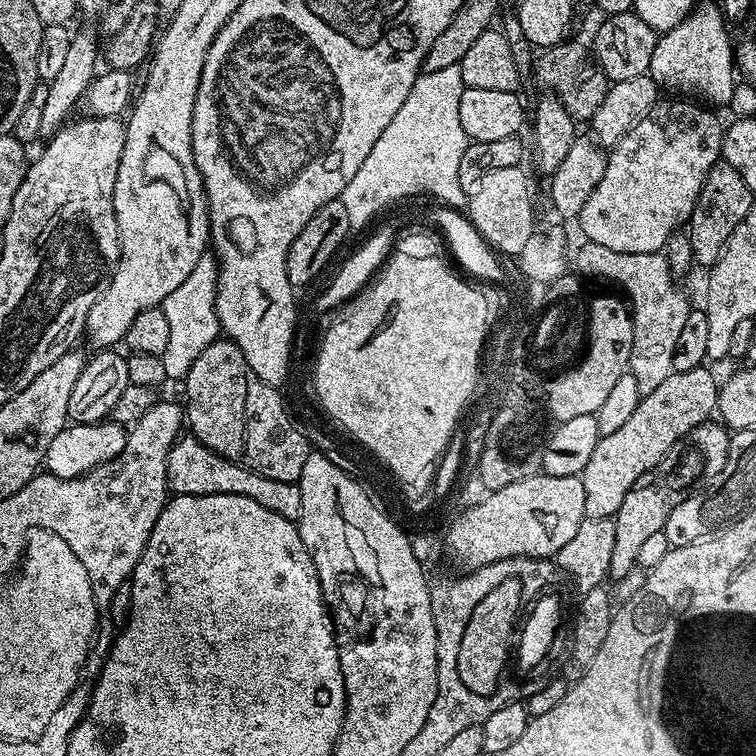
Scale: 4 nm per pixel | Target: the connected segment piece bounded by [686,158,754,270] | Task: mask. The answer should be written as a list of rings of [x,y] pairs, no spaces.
[[[721,158],[714,166],[710,166],[710,174],[706,174],[702,182],[698,202],[686,225],[692,258],[697,265],[700,263],[704,270],[710,270],[716,265],[726,242],[730,242],[730,234],[734,234],[734,226],[746,218],[746,210],[750,210],[753,202],[754,194],[746,182],[742,182],[742,174],[738,174],[730,162]]]

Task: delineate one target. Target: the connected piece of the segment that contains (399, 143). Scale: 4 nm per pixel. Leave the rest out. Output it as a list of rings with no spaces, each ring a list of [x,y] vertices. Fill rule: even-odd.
[[[459,64],[446,66],[446,70],[421,71],[410,94],[406,94],[406,102],[402,102],[402,110],[398,110],[390,126],[382,130],[382,138],[374,142],[374,150],[366,154],[366,162],[358,166],[358,174],[350,178],[346,190],[339,198],[346,206],[352,230],[364,228],[375,216],[379,217],[382,213],[381,204],[400,196],[400,193],[419,191],[423,197],[428,198],[436,192],[437,195],[444,196],[451,207],[459,210],[465,207],[466,193],[462,190],[462,182],[458,182],[458,166],[462,166],[462,154],[466,154],[470,143],[466,130],[462,130],[462,118],[458,118],[458,102],[462,102],[464,89]]]

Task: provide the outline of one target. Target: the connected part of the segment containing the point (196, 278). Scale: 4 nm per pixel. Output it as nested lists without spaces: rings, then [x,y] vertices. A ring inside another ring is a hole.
[[[206,254],[198,266],[190,270],[186,282],[182,282],[182,286],[178,286],[178,290],[174,290],[174,294],[167,296],[163,302],[164,313],[170,321],[170,343],[163,355],[169,381],[183,381],[194,358],[198,358],[198,354],[202,354],[202,350],[206,350],[206,346],[210,346],[221,335],[220,319],[216,313],[216,283],[219,273],[215,255]]]

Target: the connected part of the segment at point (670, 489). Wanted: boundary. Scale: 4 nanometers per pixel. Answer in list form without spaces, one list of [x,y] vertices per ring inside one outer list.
[[[705,422],[694,426],[622,498],[622,506],[618,506],[612,524],[612,538],[608,554],[607,579],[624,580],[632,571],[637,571],[638,554],[642,545],[650,538],[650,534],[663,532],[666,518],[674,514],[674,506],[682,506],[686,498],[707,488],[718,470],[726,463],[728,453],[729,429],[723,423]]]

